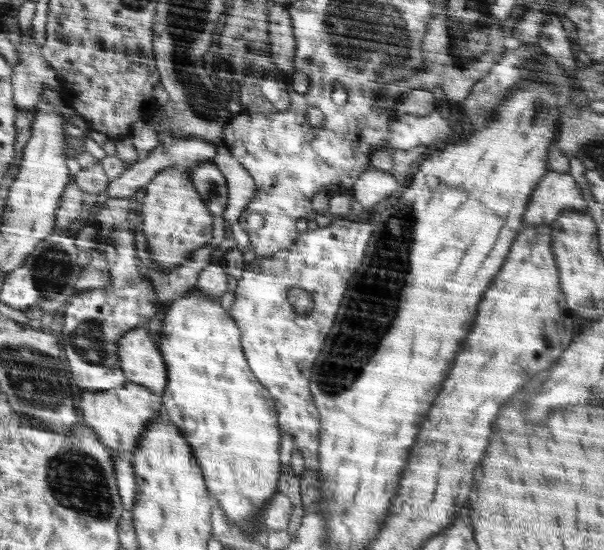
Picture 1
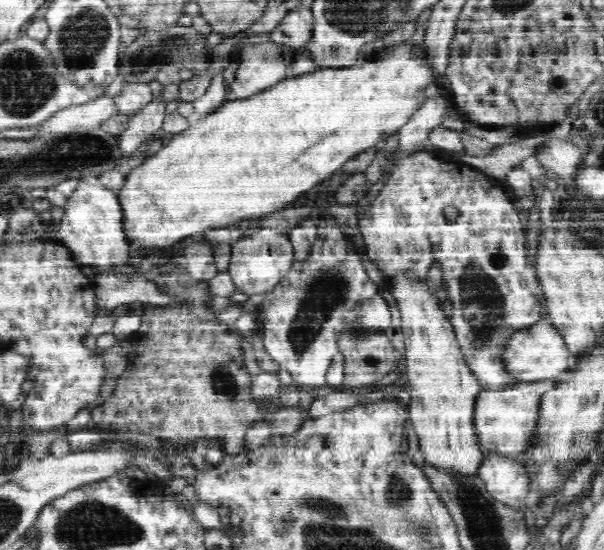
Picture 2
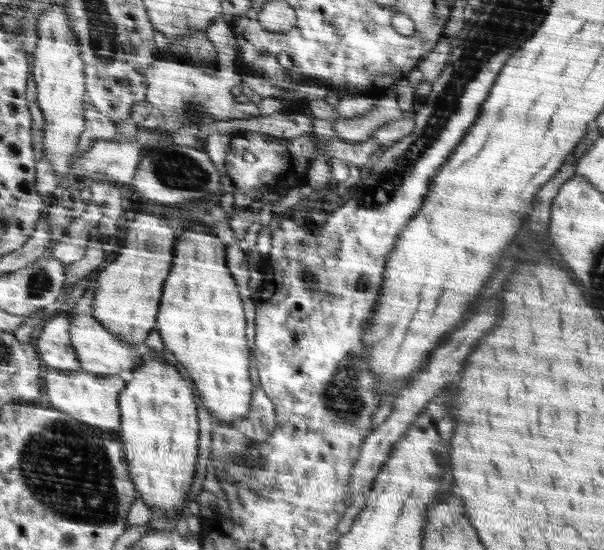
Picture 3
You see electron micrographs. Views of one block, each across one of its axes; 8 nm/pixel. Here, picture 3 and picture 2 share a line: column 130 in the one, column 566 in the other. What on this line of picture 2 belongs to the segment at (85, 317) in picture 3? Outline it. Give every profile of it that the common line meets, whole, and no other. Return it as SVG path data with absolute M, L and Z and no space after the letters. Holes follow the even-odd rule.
M548 316L521 330L509 342L509 348L505 352L509 370L521 379L521 382L541 381L542 379L557 379L564 376L572 367L574 360L566 344L566 339L559 333Z

